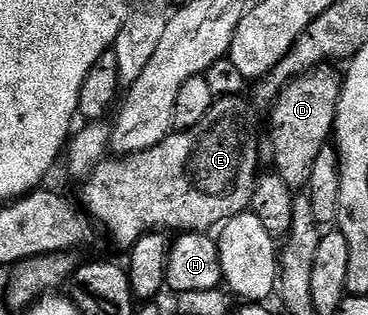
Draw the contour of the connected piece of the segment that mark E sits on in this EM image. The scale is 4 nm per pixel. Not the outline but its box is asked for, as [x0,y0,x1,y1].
[80,97,262,249]

